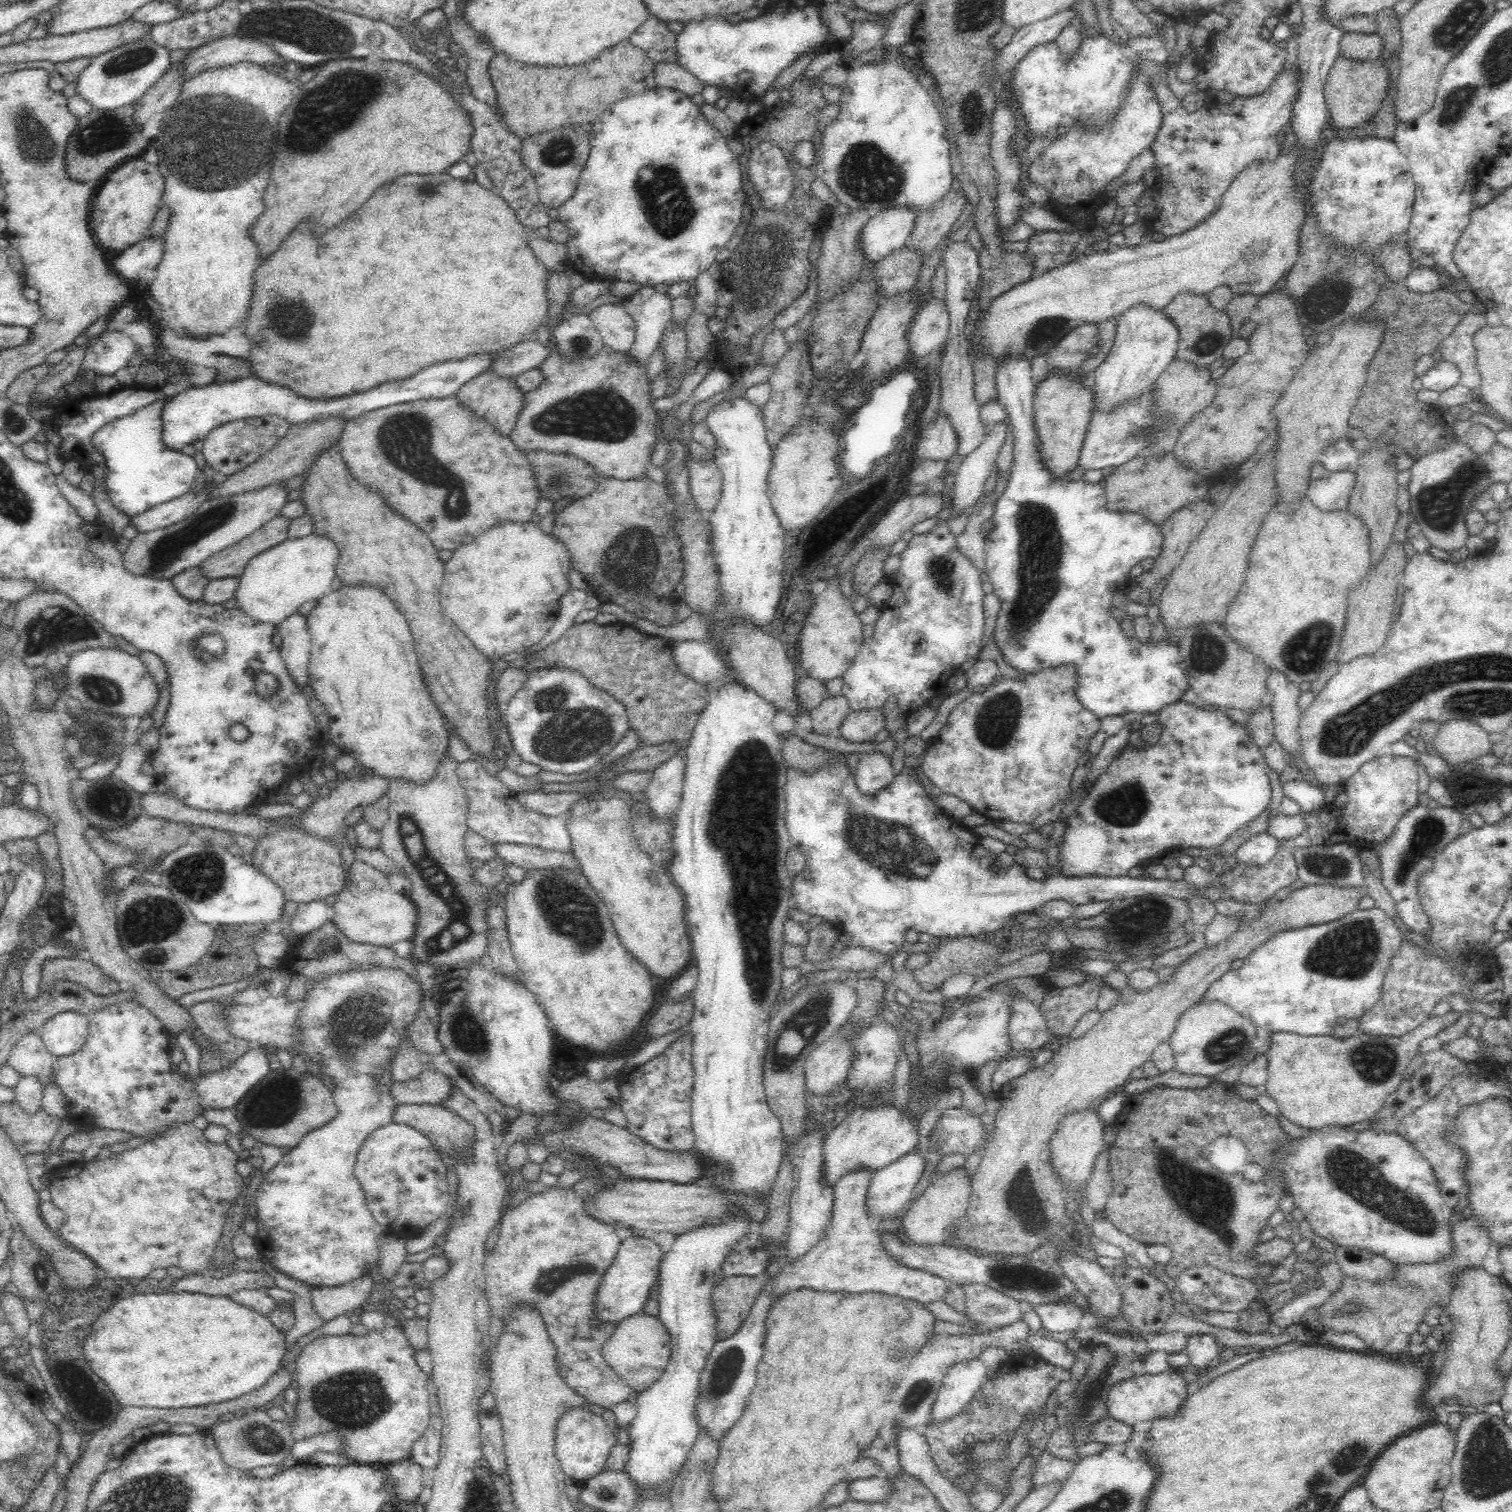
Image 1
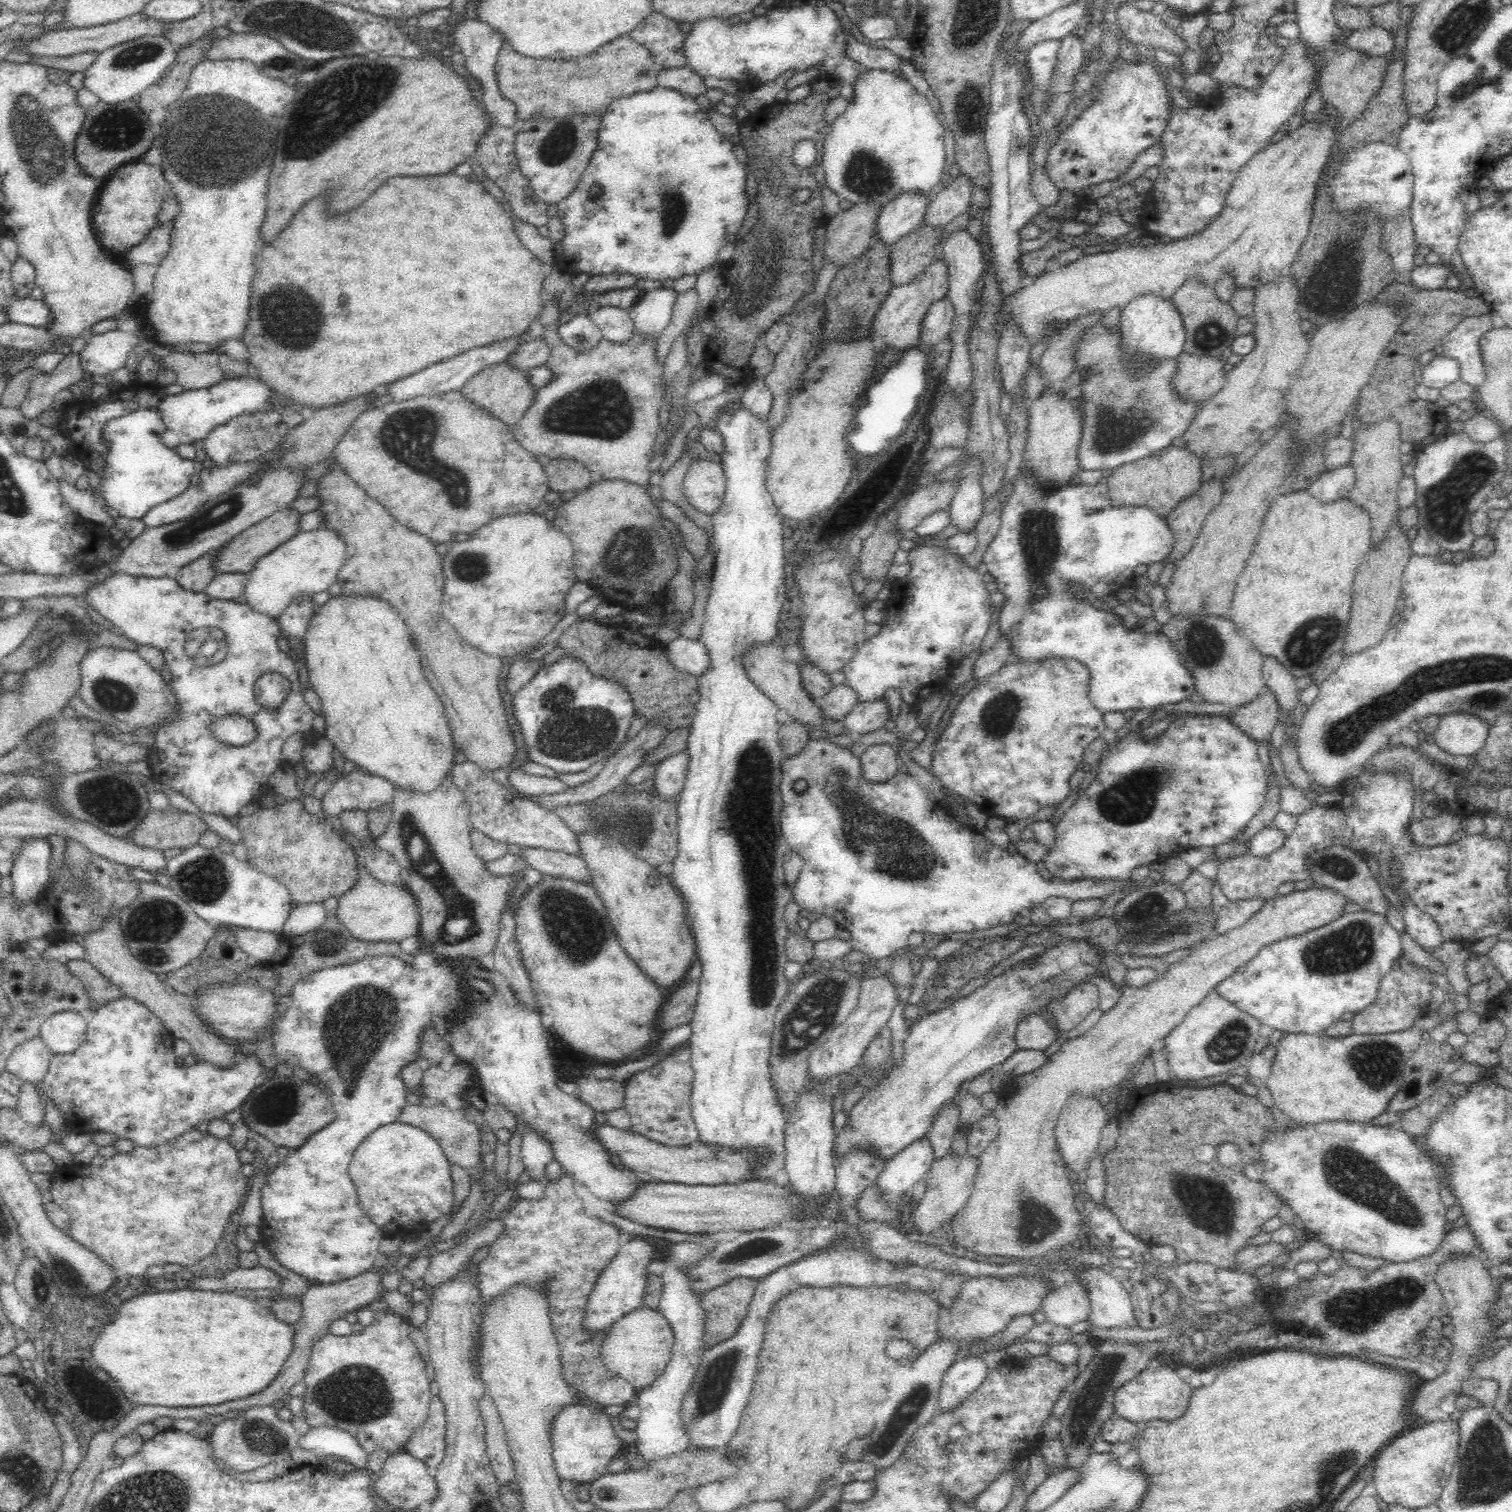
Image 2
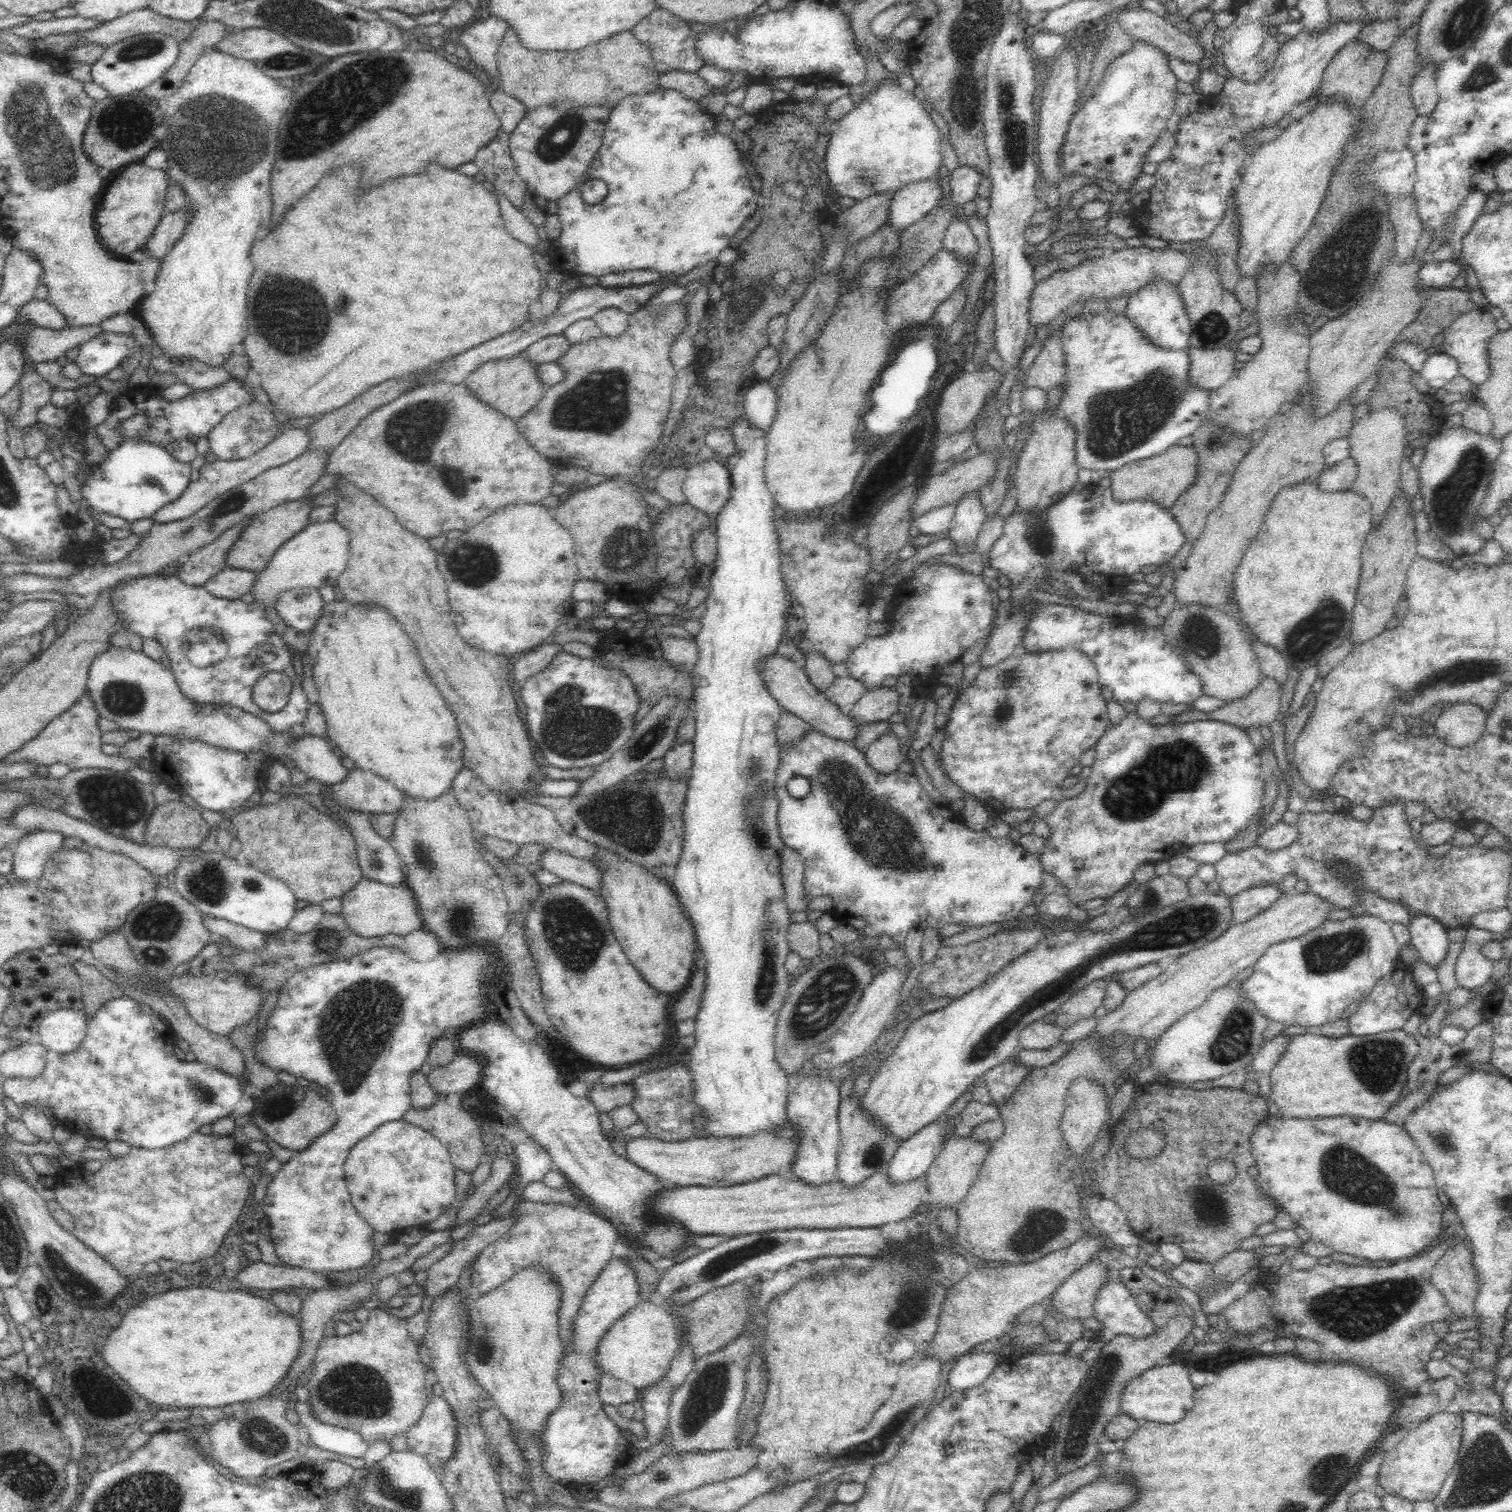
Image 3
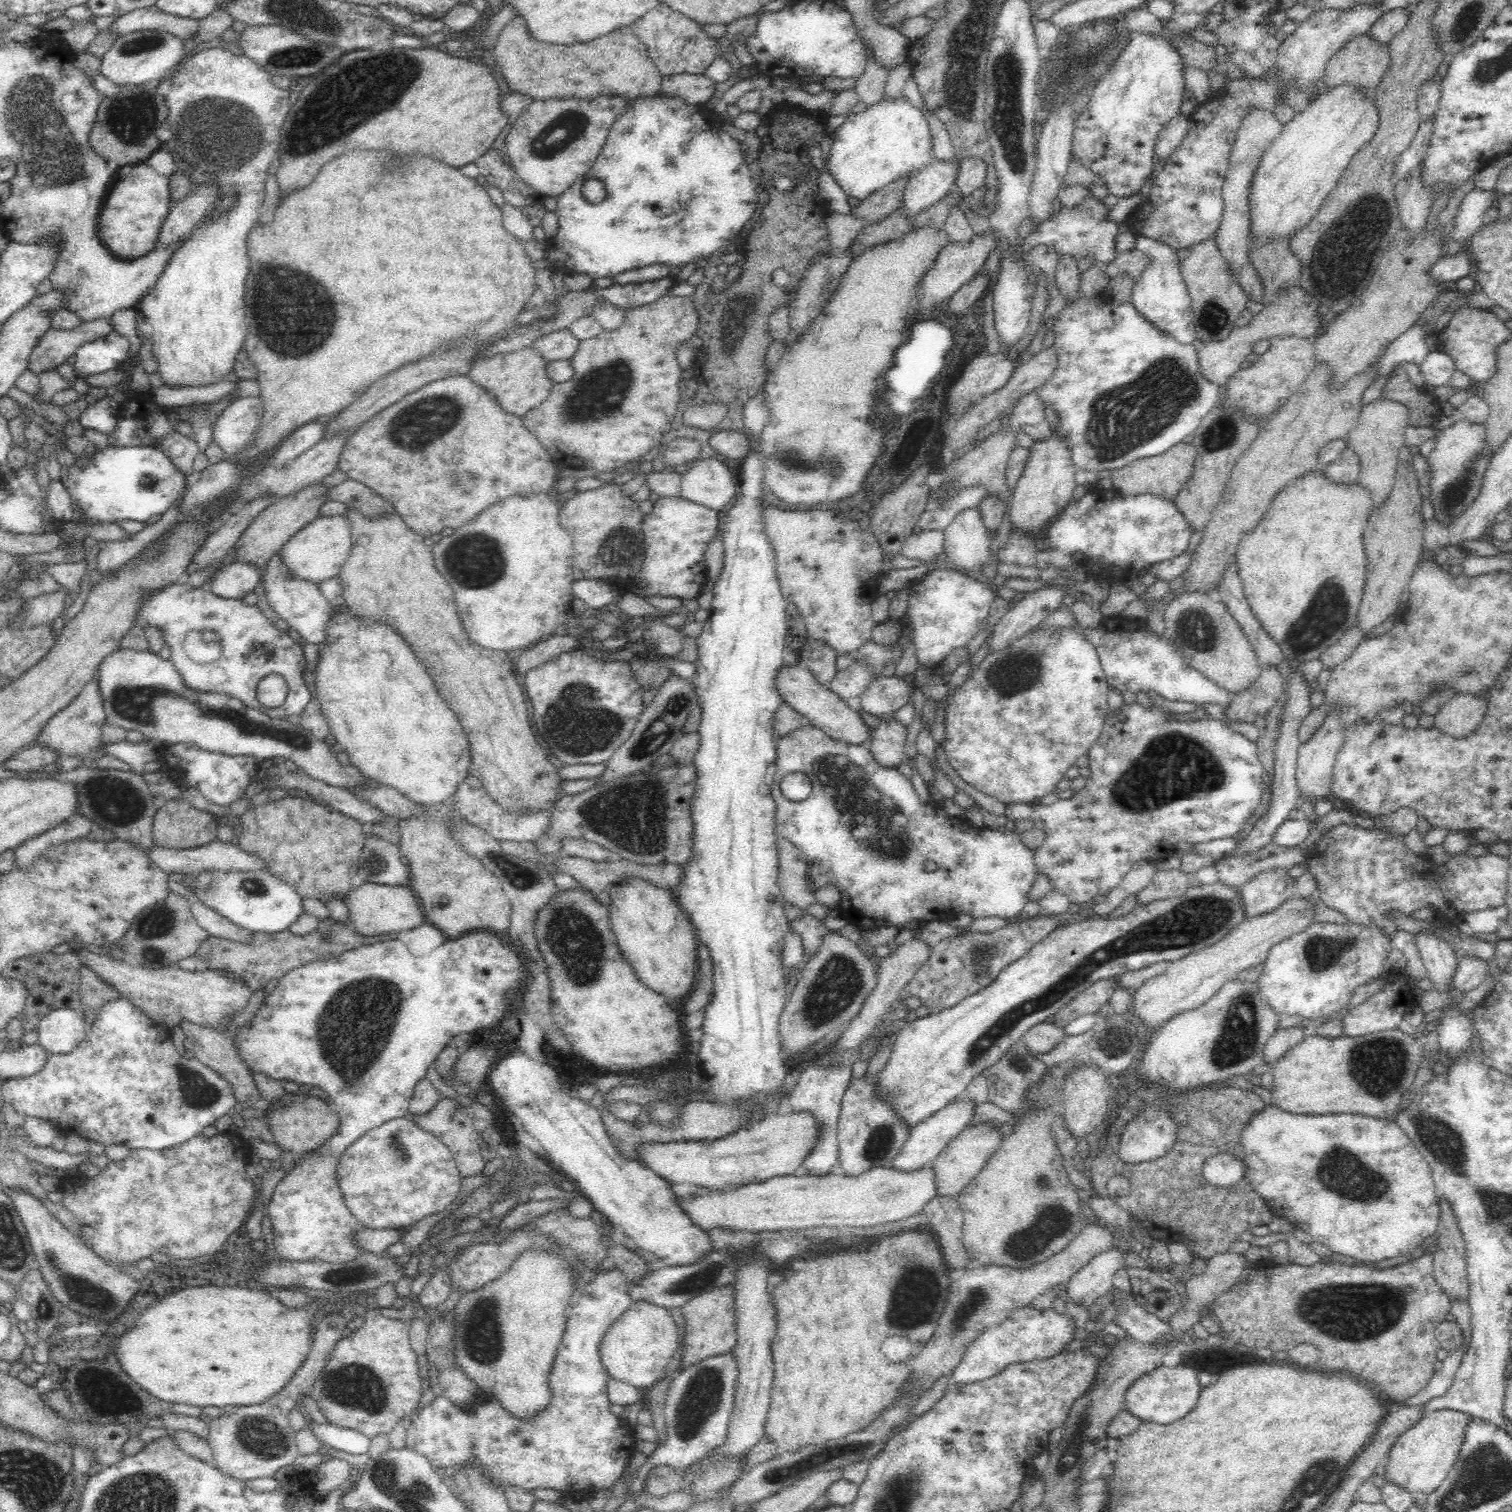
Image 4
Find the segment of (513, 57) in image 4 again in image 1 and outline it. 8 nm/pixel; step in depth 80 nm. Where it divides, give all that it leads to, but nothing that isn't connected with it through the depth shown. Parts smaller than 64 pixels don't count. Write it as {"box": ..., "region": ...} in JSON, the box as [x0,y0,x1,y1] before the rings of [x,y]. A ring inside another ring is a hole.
{"box":[488,40,656,140],"region":[[[622,40],[604,50],[596,59],[576,64],[572,68],[570,66],[562,66],[562,68],[560,66],[530,66],[512,61],[510,57],[500,54],[494,56],[488,65],[490,78],[496,91],[497,109],[495,112],[503,114],[503,125],[521,140],[524,140],[524,136],[532,136],[538,132],[569,125],[572,118],[576,122],[584,122],[584,120],[594,122],[596,116],[600,116],[608,106],[614,104],[614,101],[654,88],[656,86],[654,67],[655,62],[629,40]]]}

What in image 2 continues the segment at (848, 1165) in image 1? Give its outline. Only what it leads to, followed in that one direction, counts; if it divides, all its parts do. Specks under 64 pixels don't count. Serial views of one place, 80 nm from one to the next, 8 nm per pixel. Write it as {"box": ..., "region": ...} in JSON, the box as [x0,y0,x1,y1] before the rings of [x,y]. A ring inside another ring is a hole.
{"box":[834,937,1104,1164],"region":[[[1062,937],[1057,945],[1048,947],[1044,954],[1033,956],[1007,968],[984,986],[978,987],[966,997],[958,999],[953,1005],[913,1019],[908,1037],[903,1043],[903,1059],[901,1065],[893,1065],[885,1070],[873,1086],[853,1106],[846,1126],[843,1126],[834,1141],[836,1164],[840,1156],[858,1146],[873,1146],[879,1158],[890,1160],[892,1156],[902,1152],[918,1138],[925,1136],[931,1129],[937,1112],[944,1104],[949,1103],[959,1094],[960,1085],[972,1080],[987,1070],[1000,1066],[1011,1054],[1018,1050],[1015,1032],[1018,1022],[1030,1014],[1040,1014],[1041,1008],[1053,1002],[1055,998],[1064,996],[1069,990],[1079,985],[1081,980],[1091,974],[1104,973],[1103,956],[1100,951],[1085,940],[1072,940]]]}

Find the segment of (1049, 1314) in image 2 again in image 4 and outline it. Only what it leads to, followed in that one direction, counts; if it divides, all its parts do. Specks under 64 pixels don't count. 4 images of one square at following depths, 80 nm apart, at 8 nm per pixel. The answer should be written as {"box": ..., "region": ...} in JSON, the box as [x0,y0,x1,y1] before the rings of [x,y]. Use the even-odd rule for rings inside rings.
{"box":[1066,1248,1128,1311],"region":[[[1114,1248],[1098,1254],[1066,1283],[1068,1303],[1082,1305],[1089,1311],[1096,1299],[1111,1291],[1114,1273],[1126,1266],[1128,1255],[1126,1251]]]}

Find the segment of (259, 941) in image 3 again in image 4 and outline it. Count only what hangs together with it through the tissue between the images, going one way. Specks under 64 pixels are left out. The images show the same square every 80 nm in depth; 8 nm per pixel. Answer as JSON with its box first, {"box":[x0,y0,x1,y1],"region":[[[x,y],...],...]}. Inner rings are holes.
{"box":[190,900,252,942],"region":[[[199,900],[190,901],[190,910],[196,922],[207,930],[209,936],[228,938],[236,942],[250,942],[252,940],[252,931],[234,924]]]}

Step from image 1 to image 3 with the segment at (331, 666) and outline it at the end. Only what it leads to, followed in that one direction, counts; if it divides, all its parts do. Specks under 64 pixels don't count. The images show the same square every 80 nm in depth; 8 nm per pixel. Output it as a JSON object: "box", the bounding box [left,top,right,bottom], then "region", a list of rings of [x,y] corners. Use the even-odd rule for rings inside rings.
{"box":[307,599,466,799],"region":[[[346,599],[343,601],[334,600],[325,603],[322,614],[320,618],[317,618],[308,637],[307,653],[310,656],[310,662],[312,662],[313,681],[318,691],[317,703],[326,717],[328,738],[334,746],[344,753],[344,756],[351,758],[355,763],[355,769],[372,772],[378,777],[388,780],[388,782],[394,784],[394,787],[398,791],[402,791],[406,796],[410,796],[413,799],[438,799],[438,796],[442,796],[442,793],[445,793],[446,790],[452,789],[452,782],[456,780],[456,774],[460,774],[460,770],[465,767],[463,756],[466,747],[464,747],[462,737],[458,733],[454,714],[452,714],[440,691],[426,674],[416,647],[414,647],[412,641],[410,641],[410,637],[402,629],[400,622],[396,621],[396,617],[382,607],[352,605]]]}

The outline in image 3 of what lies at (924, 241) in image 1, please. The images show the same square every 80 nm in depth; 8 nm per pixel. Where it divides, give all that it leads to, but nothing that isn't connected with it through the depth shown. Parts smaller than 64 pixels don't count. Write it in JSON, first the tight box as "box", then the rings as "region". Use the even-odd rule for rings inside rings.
{"box":[938,164,982,214],"region":[[[959,164],[956,170],[951,171],[951,186],[950,198],[940,197],[938,205],[944,208],[951,208],[954,214],[956,213],[956,205],[964,206],[966,202],[976,200],[976,190],[980,184],[982,177],[981,172],[973,166],[967,164]]]}

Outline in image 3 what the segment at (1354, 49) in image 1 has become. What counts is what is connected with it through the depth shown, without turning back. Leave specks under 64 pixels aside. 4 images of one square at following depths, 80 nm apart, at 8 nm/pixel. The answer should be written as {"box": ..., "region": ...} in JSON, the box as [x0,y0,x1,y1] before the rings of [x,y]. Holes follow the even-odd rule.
{"box":[1355,16,1399,52],"region":[[[1394,16],[1390,20],[1374,20],[1366,23],[1355,40],[1367,44],[1374,50],[1387,52],[1399,34],[1398,19]]]}

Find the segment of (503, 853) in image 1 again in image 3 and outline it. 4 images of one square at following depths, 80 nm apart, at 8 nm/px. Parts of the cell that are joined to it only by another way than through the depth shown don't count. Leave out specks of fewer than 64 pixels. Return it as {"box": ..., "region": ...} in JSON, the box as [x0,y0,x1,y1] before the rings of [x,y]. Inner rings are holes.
{"box":[534,849,604,893],"region":[[[546,849],[534,867],[548,870],[563,881],[569,881],[600,893],[604,875],[595,864],[596,861],[576,858],[556,849]]]}

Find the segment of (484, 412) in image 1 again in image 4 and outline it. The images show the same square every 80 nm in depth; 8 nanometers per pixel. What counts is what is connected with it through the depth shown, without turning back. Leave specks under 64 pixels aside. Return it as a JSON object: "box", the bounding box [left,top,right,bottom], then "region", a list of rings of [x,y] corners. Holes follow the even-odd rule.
{"box":[466,345,554,417],"region":[[[532,345],[524,346],[522,350],[512,350],[506,354],[494,354],[479,359],[474,362],[466,375],[472,382],[482,386],[484,391],[492,393],[504,411],[522,417],[528,411],[540,406],[552,390],[554,382],[546,374],[549,362],[550,360],[542,358]]]}

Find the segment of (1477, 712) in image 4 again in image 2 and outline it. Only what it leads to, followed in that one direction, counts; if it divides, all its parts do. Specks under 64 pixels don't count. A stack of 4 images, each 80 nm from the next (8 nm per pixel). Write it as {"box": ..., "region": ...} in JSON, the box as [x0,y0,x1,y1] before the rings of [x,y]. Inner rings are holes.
{"box":[1434,714,1488,757],"region":[[[1444,714],[1434,733],[1435,744],[1448,754],[1472,757],[1484,747],[1488,739],[1488,728],[1475,714]]]}

